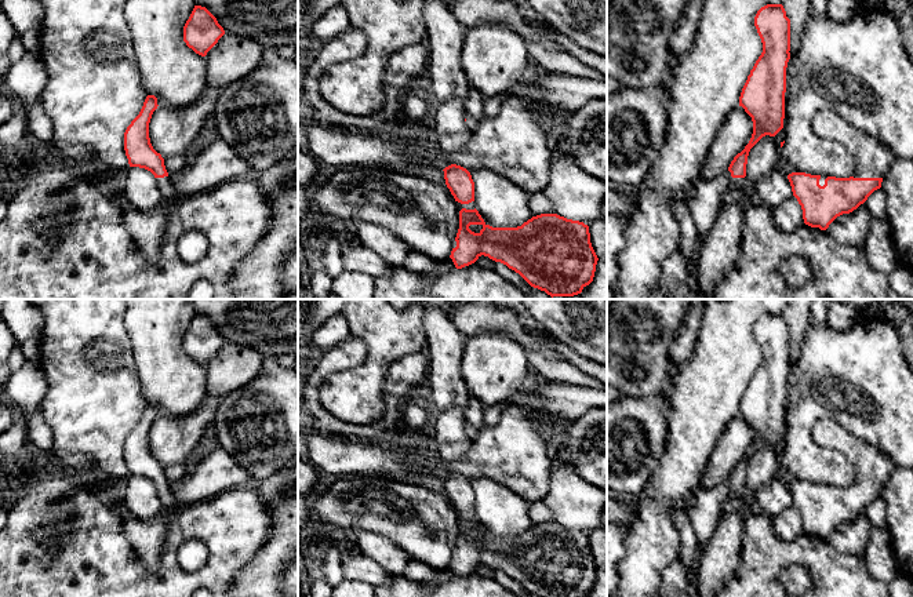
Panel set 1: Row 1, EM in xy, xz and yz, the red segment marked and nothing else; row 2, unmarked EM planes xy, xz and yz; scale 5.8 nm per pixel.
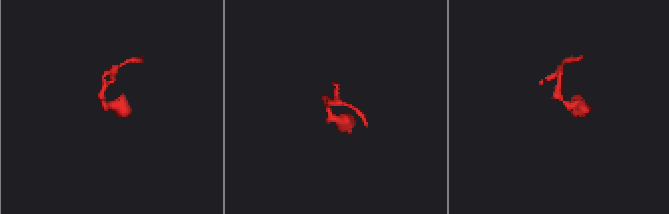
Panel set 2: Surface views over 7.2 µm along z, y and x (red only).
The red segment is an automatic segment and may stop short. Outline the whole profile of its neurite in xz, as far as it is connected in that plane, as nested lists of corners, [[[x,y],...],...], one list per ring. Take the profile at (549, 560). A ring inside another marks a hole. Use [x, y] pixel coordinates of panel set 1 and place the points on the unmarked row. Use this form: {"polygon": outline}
{"polygon": [[[456,473],[443,480],[461,518],[459,538],[447,568],[454,578],[484,564],[519,582],[534,597],[583,597],[593,590],[599,567],[588,534],[541,523],[517,536],[492,536],[476,518],[470,481]]]}

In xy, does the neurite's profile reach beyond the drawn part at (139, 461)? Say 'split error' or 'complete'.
split error

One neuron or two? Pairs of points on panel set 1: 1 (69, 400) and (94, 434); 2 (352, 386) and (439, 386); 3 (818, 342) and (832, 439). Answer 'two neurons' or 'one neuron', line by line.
1: one neuron
2: two neurons
3: two neurons

